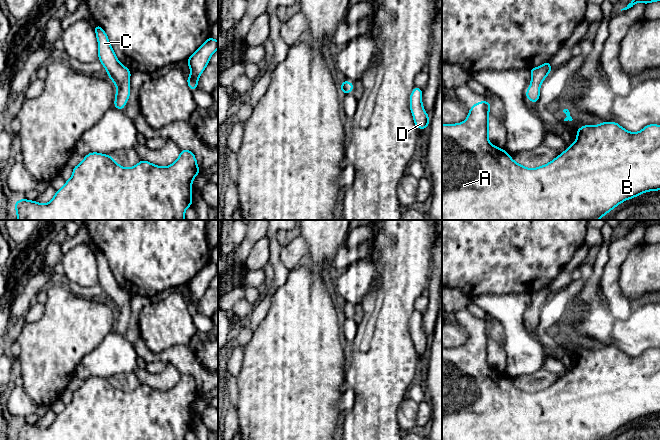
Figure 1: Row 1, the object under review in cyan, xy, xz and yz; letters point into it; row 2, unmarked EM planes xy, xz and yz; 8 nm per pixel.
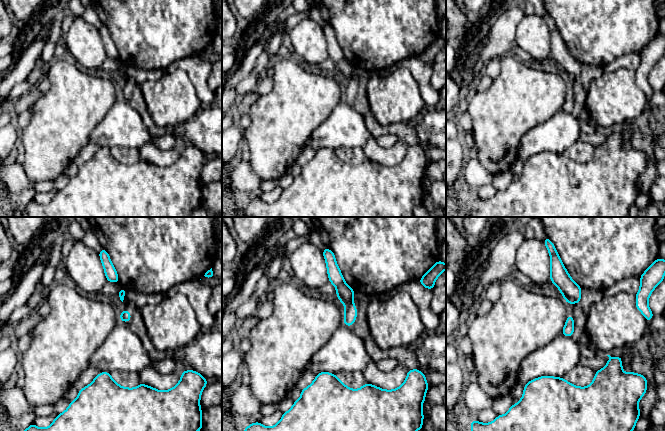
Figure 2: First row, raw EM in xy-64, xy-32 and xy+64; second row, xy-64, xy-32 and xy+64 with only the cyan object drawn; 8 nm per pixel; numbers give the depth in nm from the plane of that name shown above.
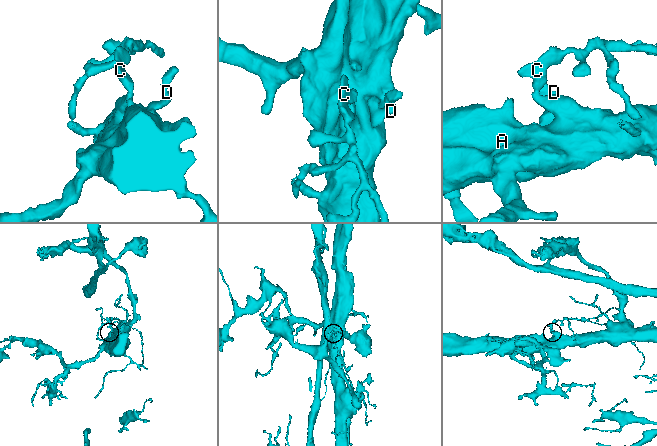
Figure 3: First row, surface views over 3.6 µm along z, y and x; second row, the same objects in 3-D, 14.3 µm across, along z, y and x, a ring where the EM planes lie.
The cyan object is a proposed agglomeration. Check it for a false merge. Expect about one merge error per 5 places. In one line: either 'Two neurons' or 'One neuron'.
One neuron

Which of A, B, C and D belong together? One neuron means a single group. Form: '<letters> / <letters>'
A B C D

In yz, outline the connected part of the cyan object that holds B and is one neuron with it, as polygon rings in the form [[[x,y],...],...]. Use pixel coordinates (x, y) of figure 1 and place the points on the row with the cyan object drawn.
[[[489,101],[476,102],[469,109],[464,122],[442,124],[442,220],[599,220],[617,205],[648,191],[660,190],[660,125],[650,124],[639,132],[629,132],[616,122],[602,122],[596,126],[584,125],[576,129],[577,139],[554,160],[530,169],[516,163],[505,150],[491,144],[489,135]]]

